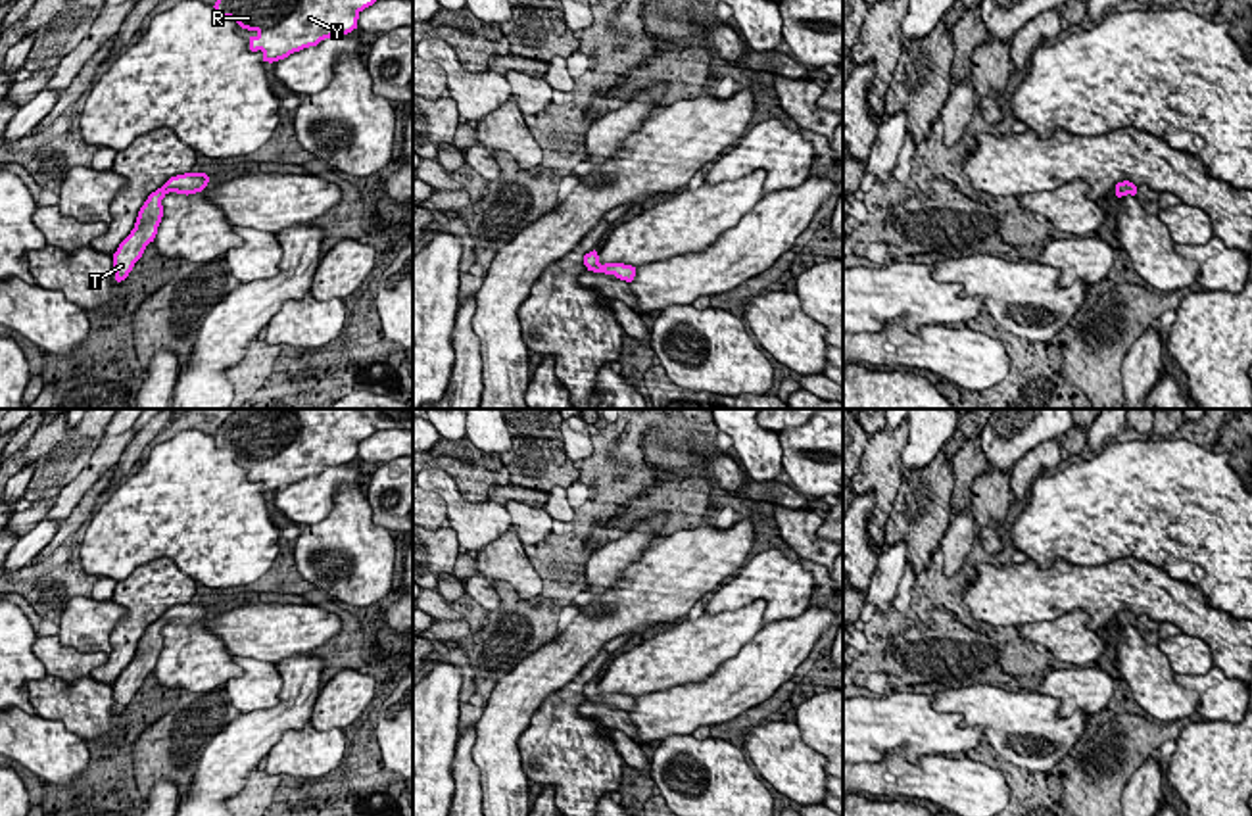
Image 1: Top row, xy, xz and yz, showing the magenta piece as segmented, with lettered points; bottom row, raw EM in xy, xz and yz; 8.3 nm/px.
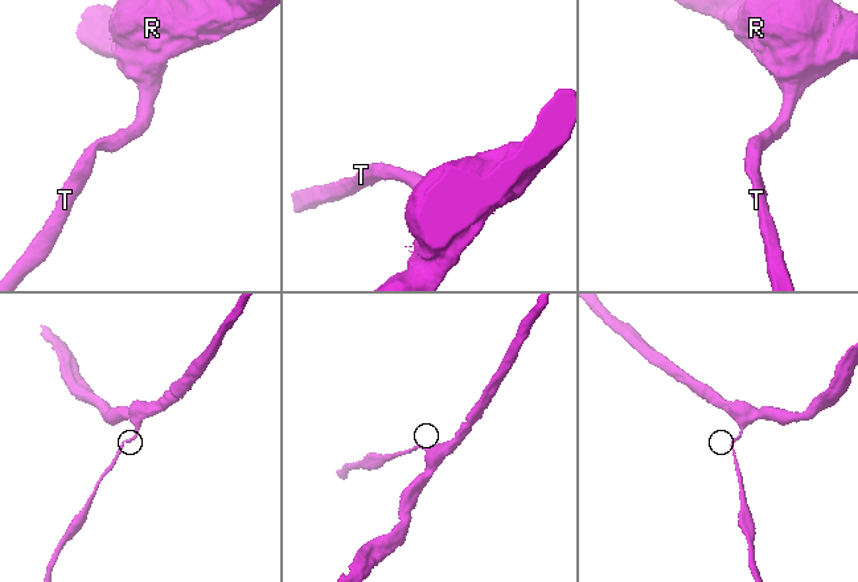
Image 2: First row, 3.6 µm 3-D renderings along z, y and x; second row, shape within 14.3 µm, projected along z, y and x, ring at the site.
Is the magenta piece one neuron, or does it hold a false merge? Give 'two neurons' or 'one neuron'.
one neuron

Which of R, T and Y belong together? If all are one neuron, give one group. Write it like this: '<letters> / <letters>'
R T Y

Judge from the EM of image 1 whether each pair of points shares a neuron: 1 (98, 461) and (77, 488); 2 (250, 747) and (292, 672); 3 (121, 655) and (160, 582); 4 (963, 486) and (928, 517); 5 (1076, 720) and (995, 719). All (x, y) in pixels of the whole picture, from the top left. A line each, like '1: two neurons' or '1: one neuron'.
1: one neuron
2: one neuron
3: one neuron
4: two neurons
5: one neuron

